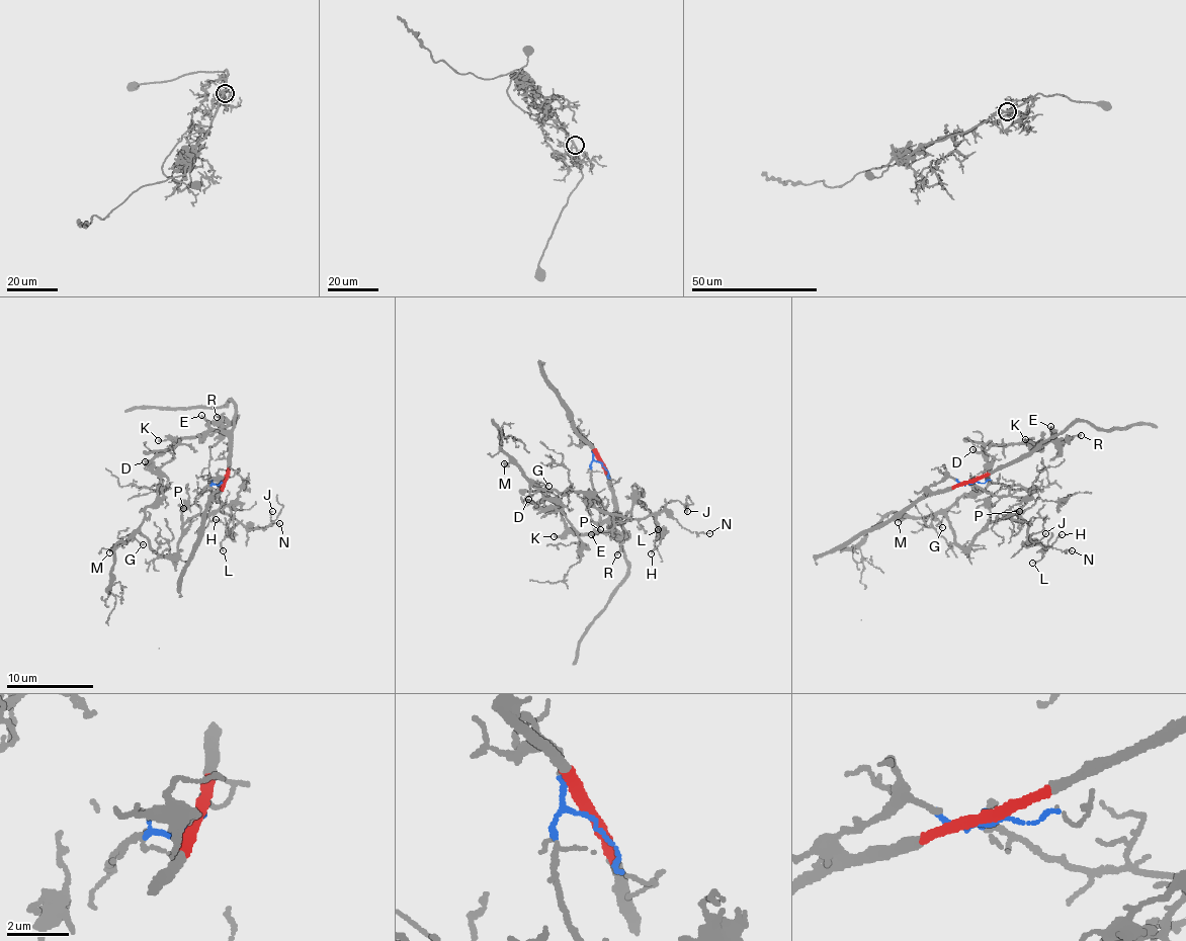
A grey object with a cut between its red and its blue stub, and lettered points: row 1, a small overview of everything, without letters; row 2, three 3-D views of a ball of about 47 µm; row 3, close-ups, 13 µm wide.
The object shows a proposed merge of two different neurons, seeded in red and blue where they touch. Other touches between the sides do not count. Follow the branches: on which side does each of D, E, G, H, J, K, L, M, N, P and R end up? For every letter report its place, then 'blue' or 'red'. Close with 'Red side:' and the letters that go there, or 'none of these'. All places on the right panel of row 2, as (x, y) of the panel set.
D: at (972, 449); red
E: at (1050, 426); red
G: at (942, 527); blue
H: at (1062, 534); blue
J: at (1045, 533); blue
K: at (1025, 439); red
L: at (1032, 563); blue
M: at (898, 522); blue
N: at (1072, 550); blue
P: at (1019, 511); blue
R: at (1081, 435); red
Red side: D, E, K, R

